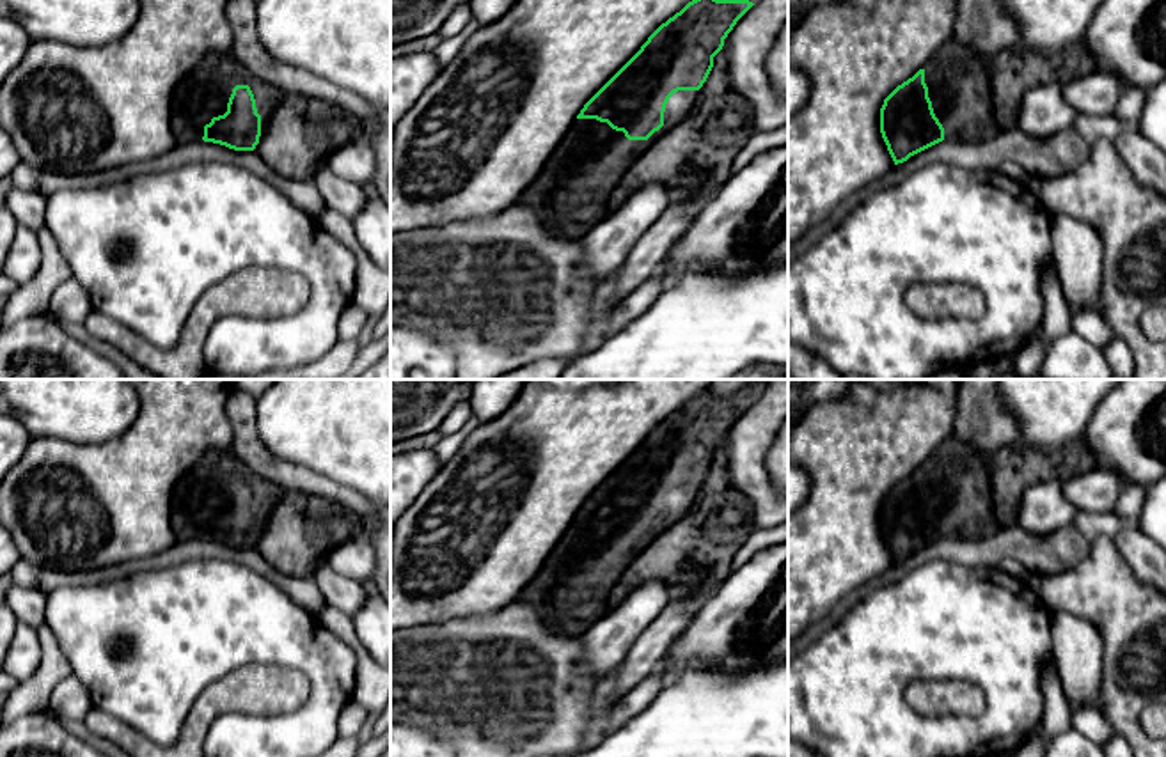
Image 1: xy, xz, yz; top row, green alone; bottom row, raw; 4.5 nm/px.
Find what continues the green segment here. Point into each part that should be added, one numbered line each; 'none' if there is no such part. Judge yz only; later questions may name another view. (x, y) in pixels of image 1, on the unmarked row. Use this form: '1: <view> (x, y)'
1: yz (957, 474)

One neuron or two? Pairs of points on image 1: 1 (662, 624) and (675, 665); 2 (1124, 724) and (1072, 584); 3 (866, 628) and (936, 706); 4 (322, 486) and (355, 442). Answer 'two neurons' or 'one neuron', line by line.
1: two neurons
2: one neuron
3: two neurons
4: two neurons

